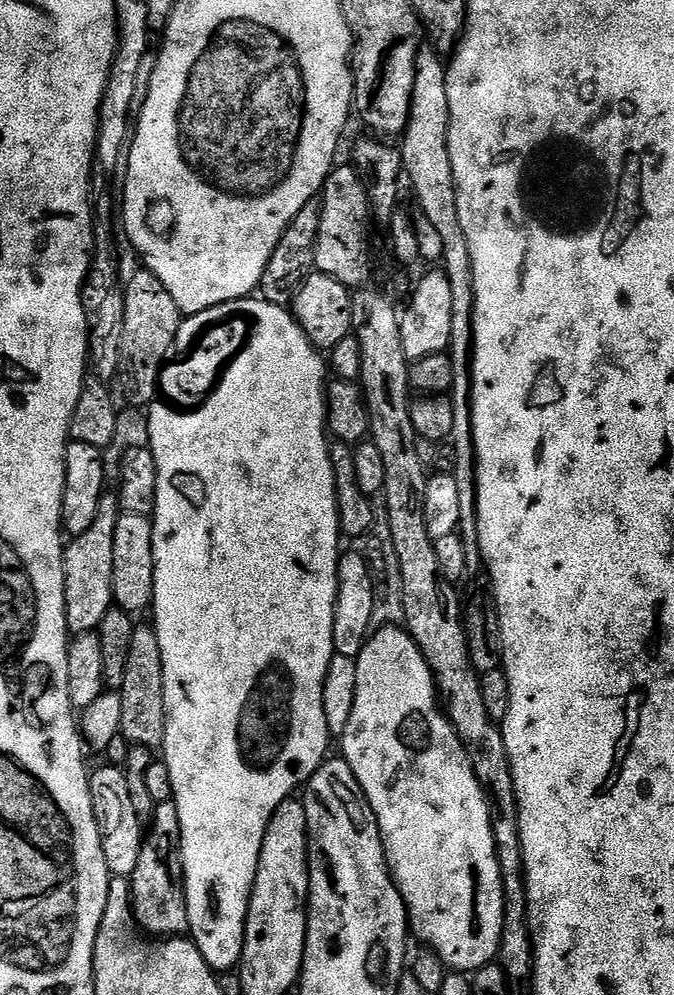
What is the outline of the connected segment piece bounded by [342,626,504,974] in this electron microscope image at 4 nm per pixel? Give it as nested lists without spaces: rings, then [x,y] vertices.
[[[380,626],[375,630],[376,637],[364,648],[364,653],[356,660],[356,693],[352,696],[352,713],[348,716],[348,725],[344,728],[343,759],[348,761],[364,799],[376,815],[376,825],[384,843],[384,856],[388,860],[388,871],[392,873],[392,881],[400,891],[401,898],[408,911],[408,927],[411,935],[416,936],[425,948],[432,948],[442,958],[445,969],[453,972],[471,974],[482,966],[493,963],[500,951],[500,935],[502,934],[502,874],[496,857],[494,834],[490,826],[490,810],[486,798],[482,794],[482,786],[478,786],[478,778],[474,778],[472,764],[468,760],[466,750],[454,734],[452,723],[444,715],[436,695],[436,685],[432,682],[432,671],[424,661],[424,655],[418,650],[403,627]]]

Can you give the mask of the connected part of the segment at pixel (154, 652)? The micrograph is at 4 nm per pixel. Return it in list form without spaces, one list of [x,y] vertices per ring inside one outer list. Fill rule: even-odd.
[[[137,626],[130,642],[130,654],[126,662],[126,674],[122,686],[118,689],[122,698],[122,726],[120,736],[128,739],[129,745],[141,744],[153,750],[164,747],[166,734],[166,706],[164,705],[164,667],[162,666],[162,650],[158,646],[155,627]]]

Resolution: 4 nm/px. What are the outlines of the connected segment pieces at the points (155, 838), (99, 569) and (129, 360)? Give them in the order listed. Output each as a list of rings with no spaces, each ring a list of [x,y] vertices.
[[[167,800],[153,808],[150,827],[138,854],[138,866],[134,866],[134,874],[130,878],[132,917],[149,937],[180,938],[189,931],[189,926],[188,899],[184,893],[184,864],[180,860],[180,819],[175,800]]]
[[[115,495],[100,498],[98,514],[90,530],[81,536],[73,536],[64,550],[64,605],[69,633],[96,632],[102,618],[114,606],[112,599],[112,575],[114,574],[114,530],[122,515]]]
[[[139,270],[132,277],[127,277],[123,285],[124,317],[118,342],[118,370],[120,388],[124,391],[127,403],[132,406],[147,406],[156,396],[160,383],[160,369],[168,356],[170,346],[180,329],[182,313],[170,298],[170,290],[158,282],[152,272]]]

